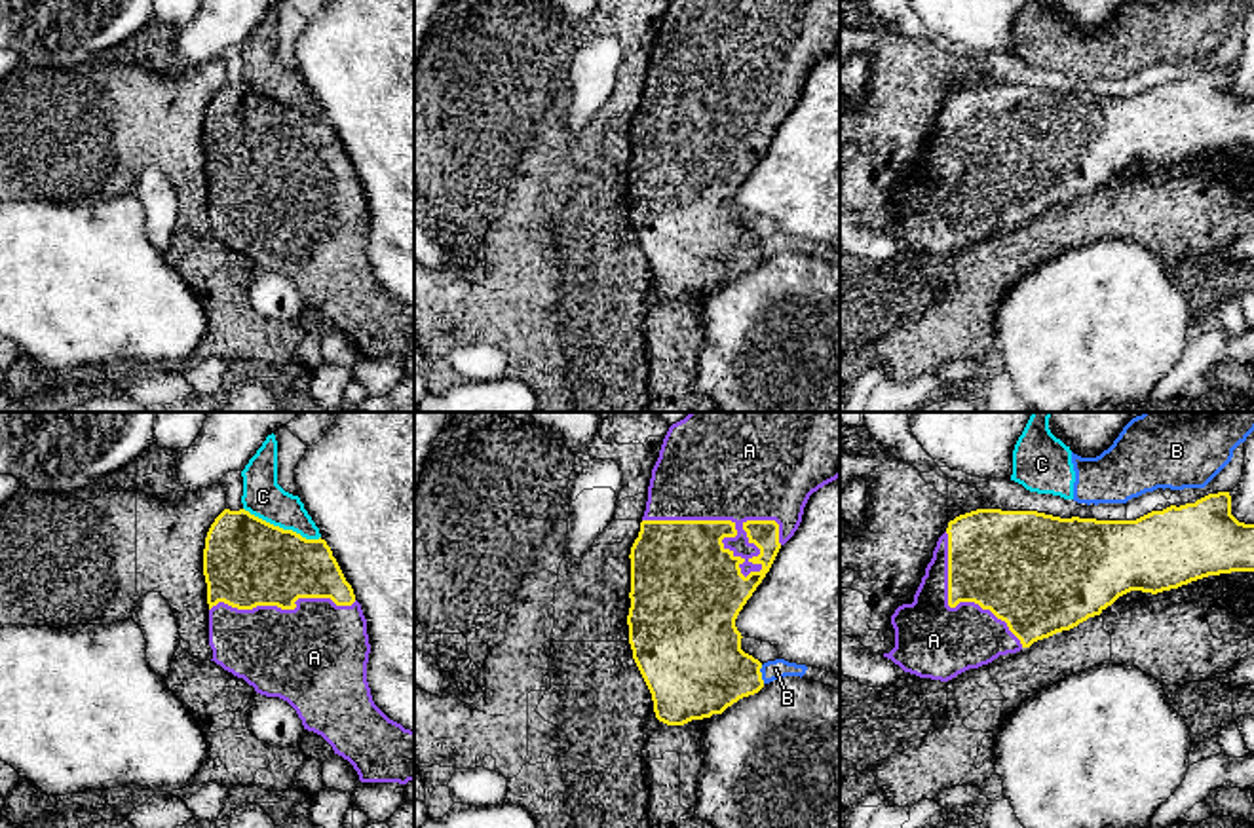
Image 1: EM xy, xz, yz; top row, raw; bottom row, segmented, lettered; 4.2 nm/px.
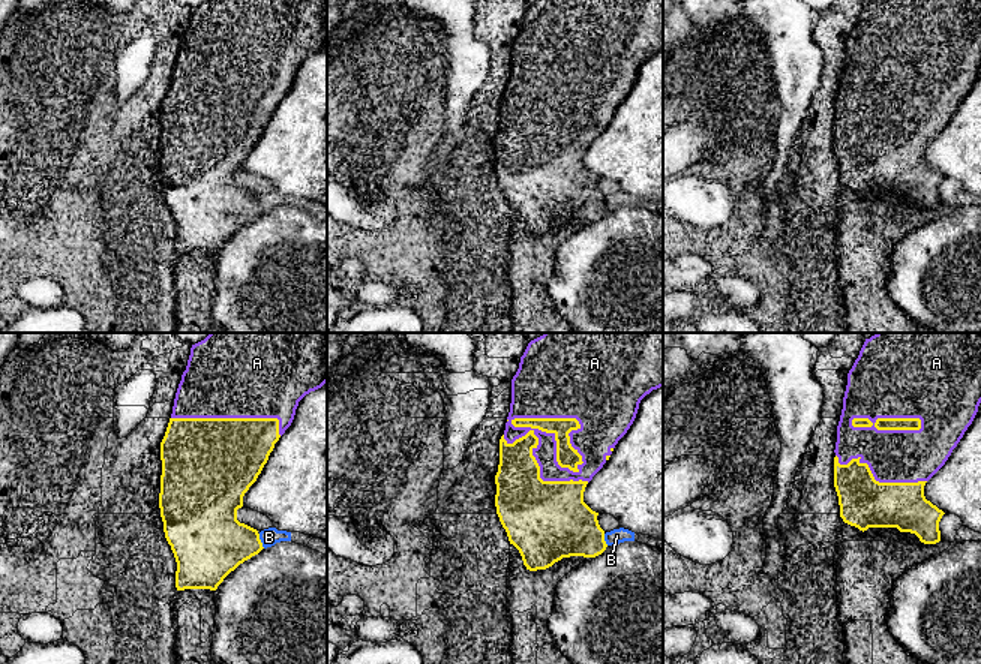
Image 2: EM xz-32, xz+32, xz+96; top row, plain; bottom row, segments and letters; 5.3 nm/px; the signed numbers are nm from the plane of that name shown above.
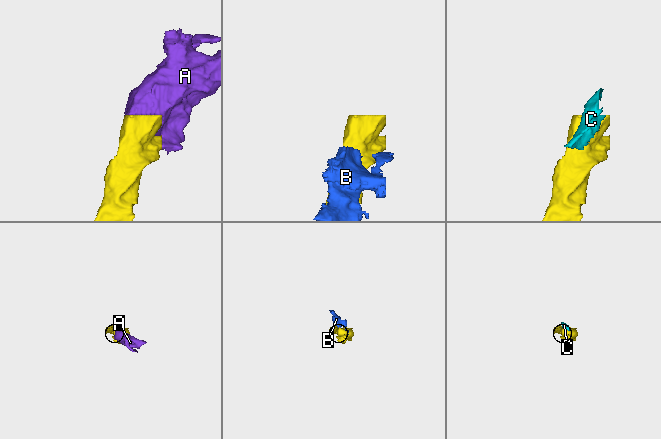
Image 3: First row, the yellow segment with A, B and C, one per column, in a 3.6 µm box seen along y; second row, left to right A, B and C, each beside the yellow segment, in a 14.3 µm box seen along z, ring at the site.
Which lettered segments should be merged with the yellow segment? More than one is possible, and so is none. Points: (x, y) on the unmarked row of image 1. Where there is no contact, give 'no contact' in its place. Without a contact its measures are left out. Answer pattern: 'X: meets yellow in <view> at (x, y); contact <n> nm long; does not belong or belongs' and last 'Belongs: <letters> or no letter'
A: meets yellow in xz at (722, 118); contact 600 nm long; belongs
B: meets yellow in xz at (760, 249); contact 80 nm long; does not belong
C: meets yellow in xy at (282, 103); contact 360 nm long; does not belong
Belongs: A

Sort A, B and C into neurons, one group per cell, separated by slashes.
A / B C

